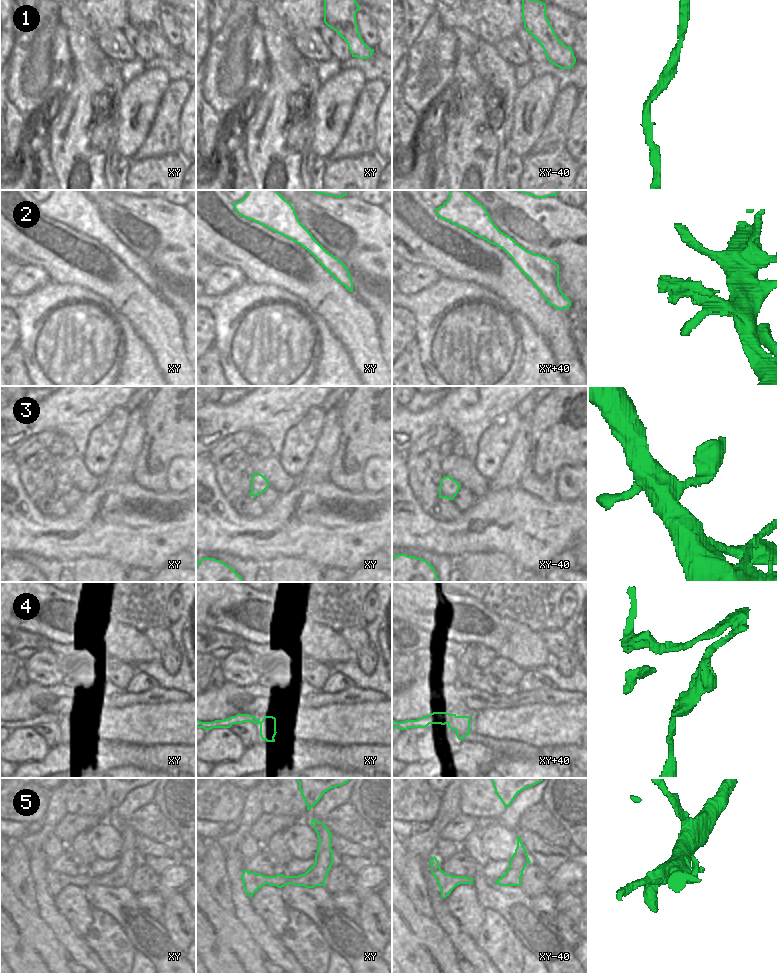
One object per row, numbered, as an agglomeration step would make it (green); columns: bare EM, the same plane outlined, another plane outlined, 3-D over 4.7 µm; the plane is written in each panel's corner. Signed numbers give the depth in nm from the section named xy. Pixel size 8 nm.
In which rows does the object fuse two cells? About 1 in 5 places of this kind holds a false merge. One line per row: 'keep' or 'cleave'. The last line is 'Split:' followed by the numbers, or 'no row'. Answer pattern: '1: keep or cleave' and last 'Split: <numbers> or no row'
1: keep
2: keep
3: keep
4: cleave
5: keep
Split: 4

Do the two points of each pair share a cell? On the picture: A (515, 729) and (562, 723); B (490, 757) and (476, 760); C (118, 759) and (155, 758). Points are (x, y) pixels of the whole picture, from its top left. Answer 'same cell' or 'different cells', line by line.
A: same cell
B: same cell
C: same cell

